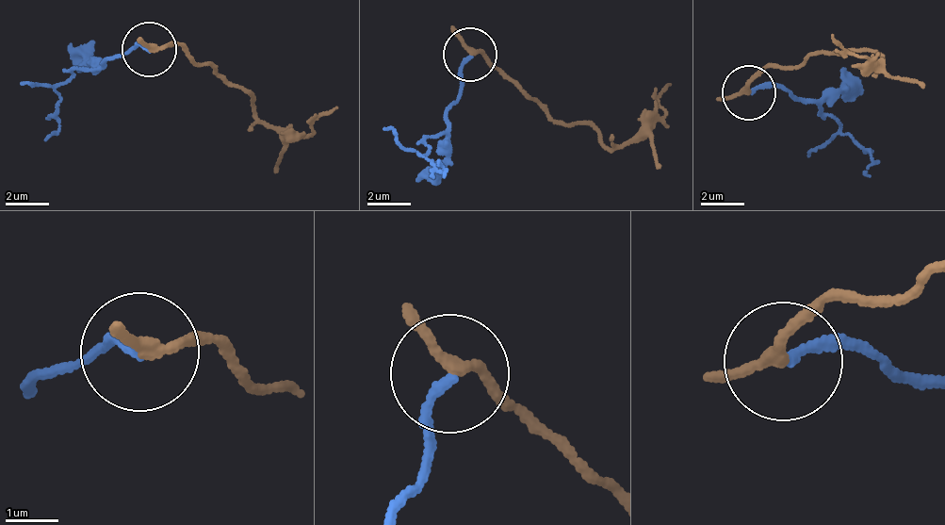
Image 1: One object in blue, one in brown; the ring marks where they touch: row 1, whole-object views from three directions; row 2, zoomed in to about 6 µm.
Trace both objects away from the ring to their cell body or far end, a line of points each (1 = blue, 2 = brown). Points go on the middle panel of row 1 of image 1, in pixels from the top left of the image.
1: (471, 57), (462, 99), (427, 152), (431, 165), (446, 172), (436, 158)
2: (471, 57), (486, 54), (492, 70), (542, 103), (586, 125), (610, 149), (651, 119), (672, 83)

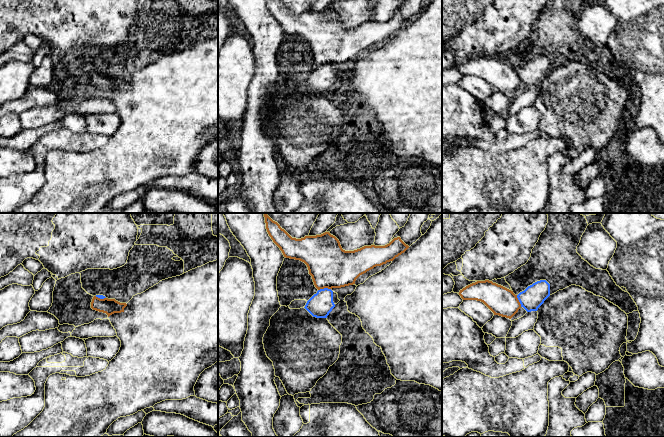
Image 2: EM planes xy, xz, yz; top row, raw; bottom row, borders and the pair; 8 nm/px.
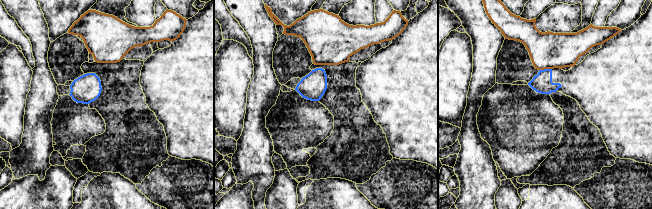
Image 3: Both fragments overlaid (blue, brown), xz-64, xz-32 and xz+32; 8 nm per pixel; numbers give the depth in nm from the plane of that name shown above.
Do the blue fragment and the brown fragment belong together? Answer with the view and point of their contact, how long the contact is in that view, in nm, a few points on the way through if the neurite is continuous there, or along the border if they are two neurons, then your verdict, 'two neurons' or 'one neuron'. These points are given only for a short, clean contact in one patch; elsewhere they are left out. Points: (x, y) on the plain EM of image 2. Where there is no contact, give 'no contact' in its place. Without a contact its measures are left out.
xz (324, 64) | 110 nm | along xz (330, 64), (320, 64), (318, 66) | two neurons

